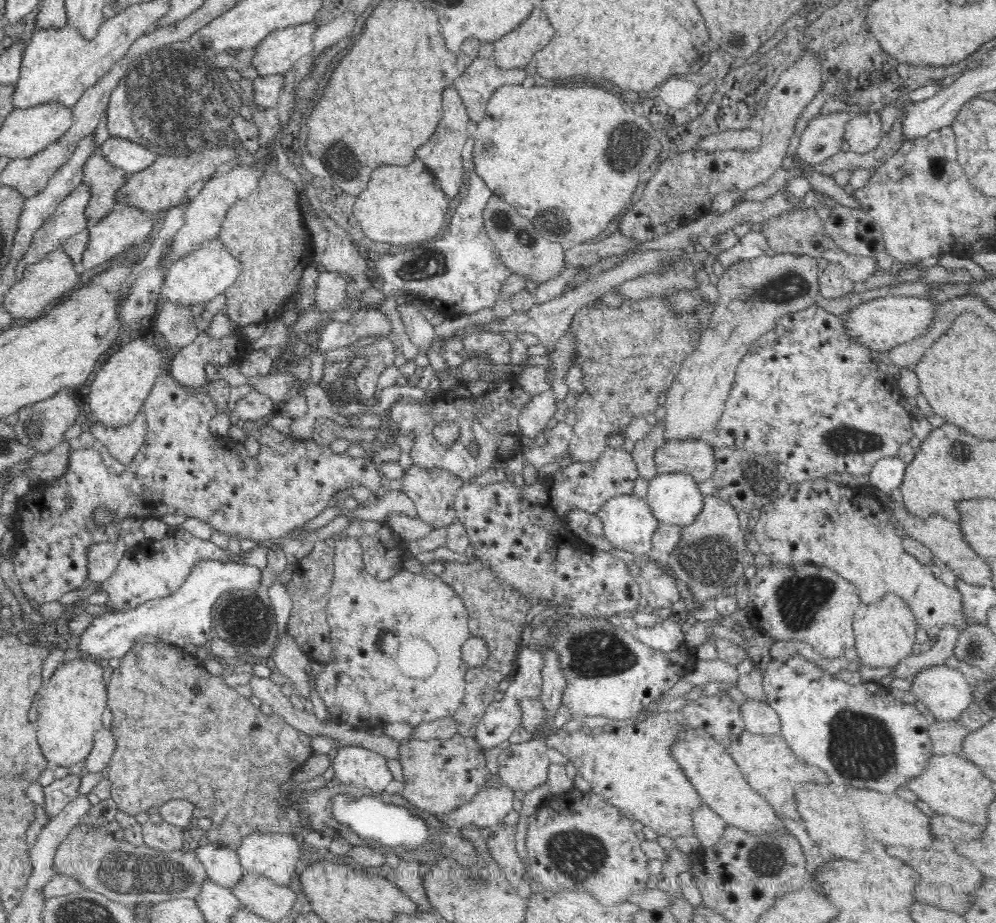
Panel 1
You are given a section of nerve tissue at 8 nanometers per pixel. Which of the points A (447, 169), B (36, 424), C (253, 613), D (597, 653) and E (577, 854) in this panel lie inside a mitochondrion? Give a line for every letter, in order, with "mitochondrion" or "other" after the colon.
A: other
B: mitochondrion
C: mitochondrion
D: mitochondrion
E: mitochondrion

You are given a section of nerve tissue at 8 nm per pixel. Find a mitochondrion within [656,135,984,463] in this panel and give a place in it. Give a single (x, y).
(842, 441)

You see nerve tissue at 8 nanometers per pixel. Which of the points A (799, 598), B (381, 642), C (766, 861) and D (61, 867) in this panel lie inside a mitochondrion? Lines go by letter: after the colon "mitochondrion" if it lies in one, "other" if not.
A: mitochondrion
B: mitochondrion
C: mitochondrion
D: other

